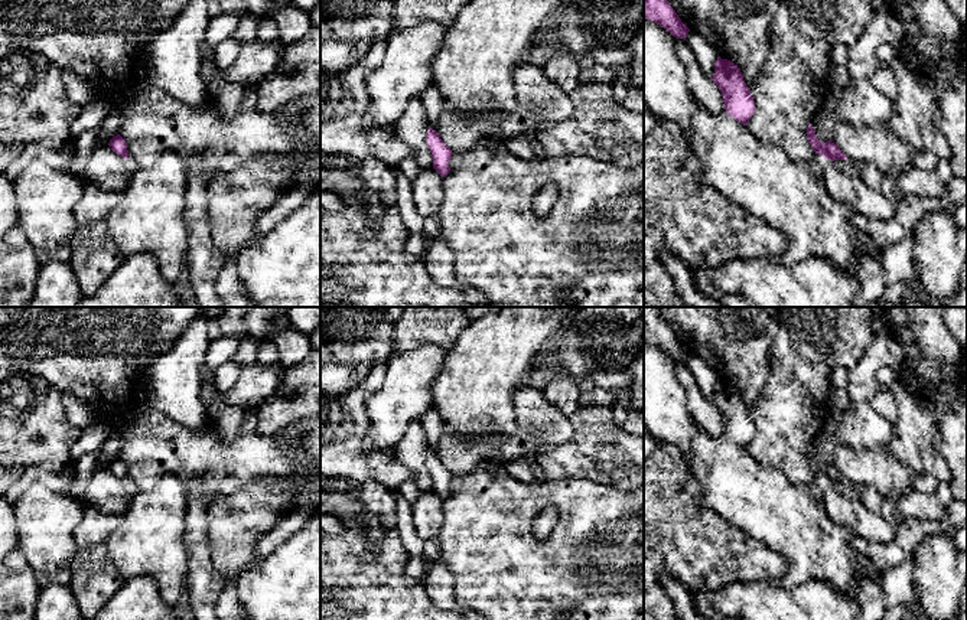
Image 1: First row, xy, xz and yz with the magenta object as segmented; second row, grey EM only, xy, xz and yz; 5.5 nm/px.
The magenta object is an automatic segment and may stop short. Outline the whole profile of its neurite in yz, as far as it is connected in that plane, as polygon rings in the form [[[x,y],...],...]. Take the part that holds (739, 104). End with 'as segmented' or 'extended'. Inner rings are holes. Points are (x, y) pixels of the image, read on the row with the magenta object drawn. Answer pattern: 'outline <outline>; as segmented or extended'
outline [[[719,56],[712,81],[723,95],[726,114],[738,123],[748,125],[755,114],[755,101],[738,65]]]; as segmented

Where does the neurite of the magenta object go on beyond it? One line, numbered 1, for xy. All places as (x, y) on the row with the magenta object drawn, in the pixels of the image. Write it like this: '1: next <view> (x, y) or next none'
1: next none

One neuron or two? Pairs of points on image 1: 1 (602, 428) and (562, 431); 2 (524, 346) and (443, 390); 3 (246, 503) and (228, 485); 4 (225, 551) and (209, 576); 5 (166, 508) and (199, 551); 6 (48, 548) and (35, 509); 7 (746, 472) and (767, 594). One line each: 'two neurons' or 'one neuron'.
1: two neurons
2: one neuron
3: two neurons
4: two neurons
5: two neurons
6: one neuron
7: two neurons

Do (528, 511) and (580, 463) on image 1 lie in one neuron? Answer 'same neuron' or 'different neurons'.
different neurons

